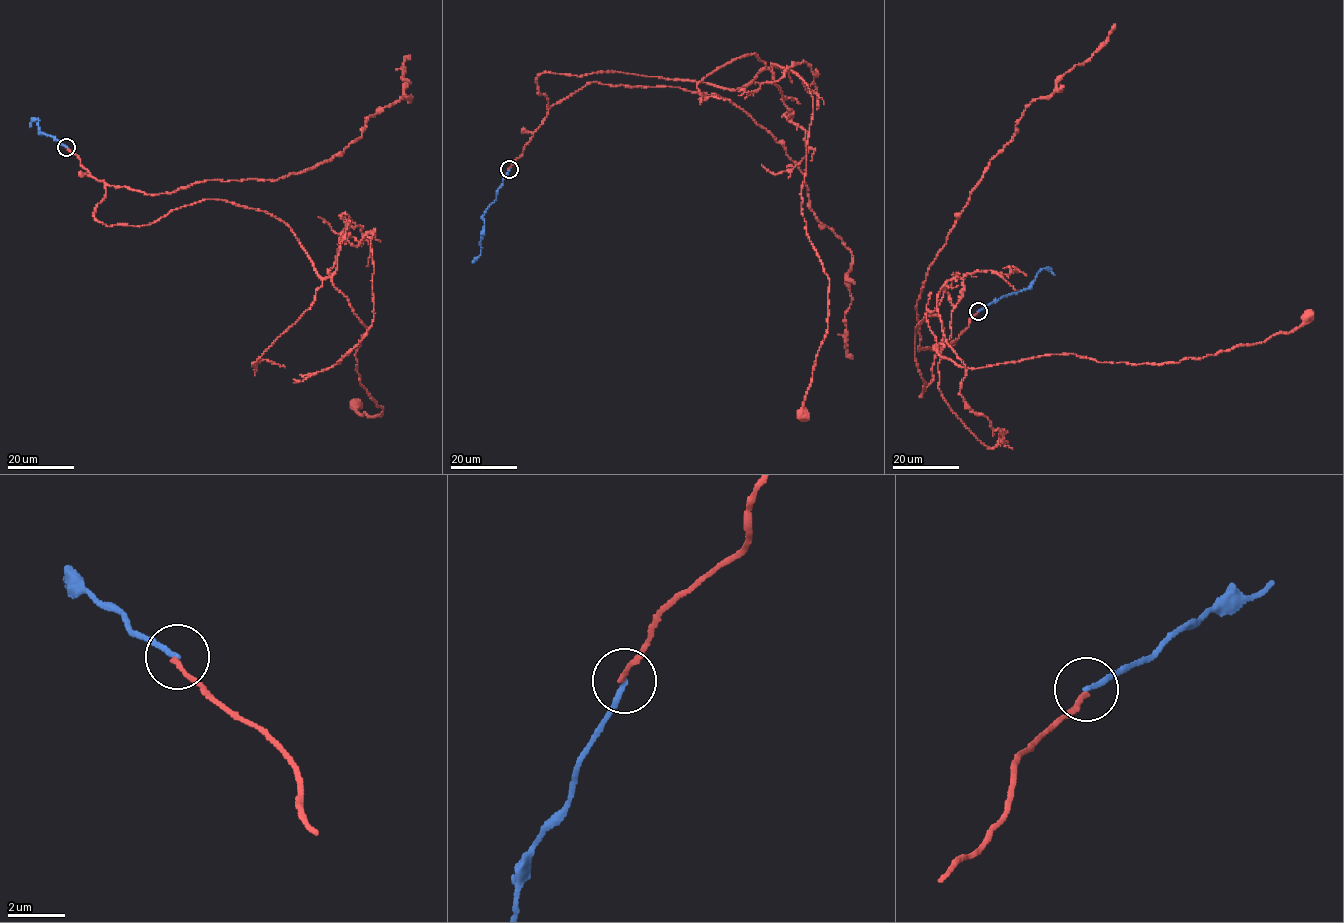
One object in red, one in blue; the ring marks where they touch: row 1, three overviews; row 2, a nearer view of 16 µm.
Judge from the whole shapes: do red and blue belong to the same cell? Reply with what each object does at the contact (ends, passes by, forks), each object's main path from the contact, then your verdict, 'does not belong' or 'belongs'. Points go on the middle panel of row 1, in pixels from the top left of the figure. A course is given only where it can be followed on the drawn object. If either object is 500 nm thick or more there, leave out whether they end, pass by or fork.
red ends | blue ends | red via (509, 170), (548, 111), (543, 72), (735, 90), (771, 63), (796, 73), (801, 214), (829, 280), (803, 414) | blue via (509, 170), (496, 197), (482, 216), (480, 253), (473, 262) | does not belong

